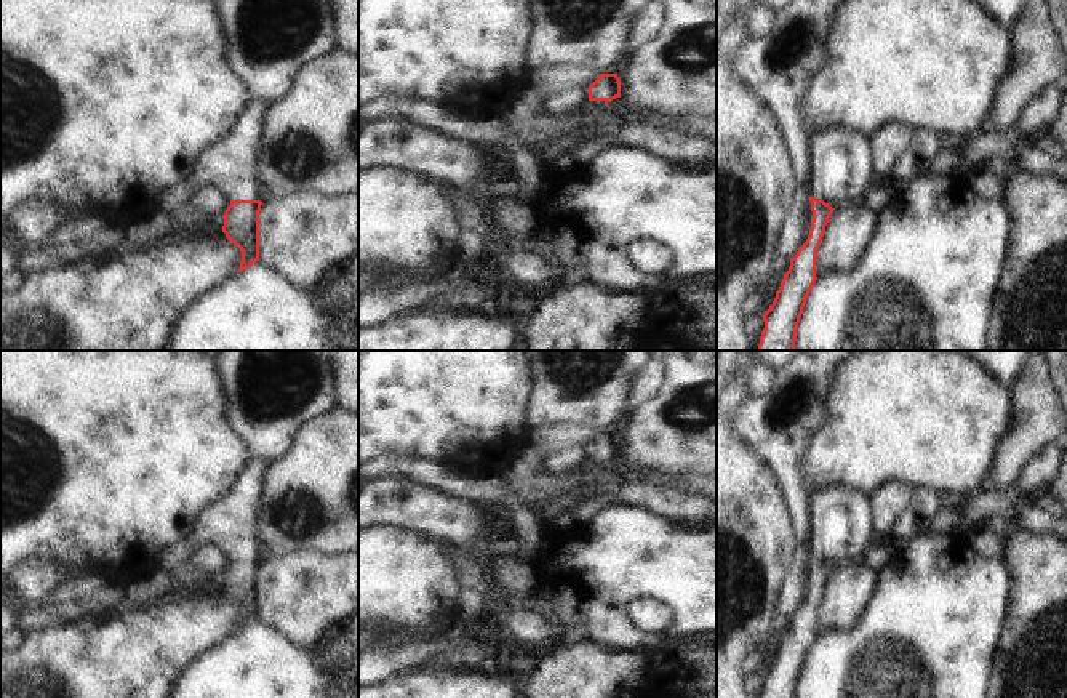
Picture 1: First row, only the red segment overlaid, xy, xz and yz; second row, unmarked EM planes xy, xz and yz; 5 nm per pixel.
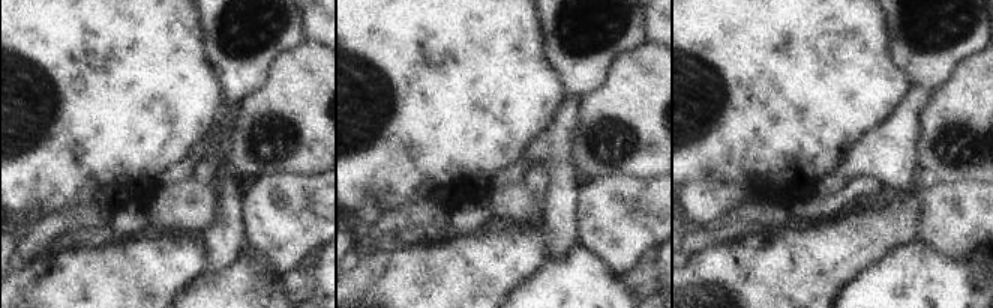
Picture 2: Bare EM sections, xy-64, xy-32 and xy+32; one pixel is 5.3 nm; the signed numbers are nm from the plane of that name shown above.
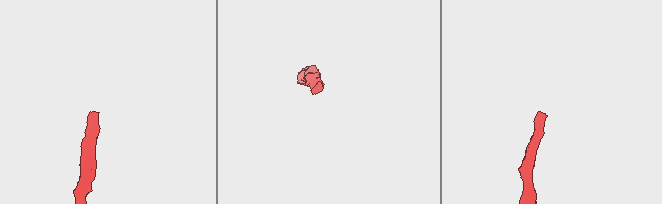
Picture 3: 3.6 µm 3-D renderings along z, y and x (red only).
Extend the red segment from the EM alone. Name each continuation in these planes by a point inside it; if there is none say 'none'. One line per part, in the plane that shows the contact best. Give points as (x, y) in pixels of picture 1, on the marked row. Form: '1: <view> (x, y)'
1: xy (232, 165)

